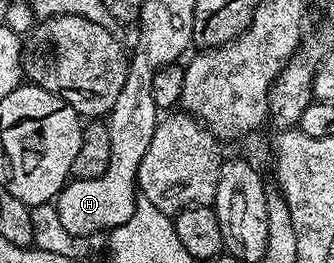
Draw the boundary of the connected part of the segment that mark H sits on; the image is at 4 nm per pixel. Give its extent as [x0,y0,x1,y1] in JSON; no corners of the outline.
[54,50,162,239]

